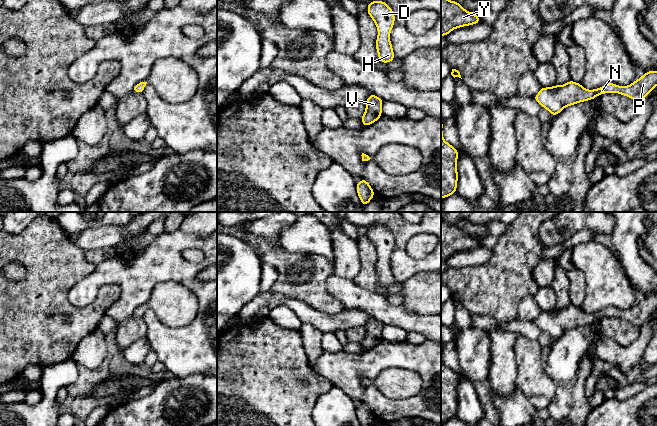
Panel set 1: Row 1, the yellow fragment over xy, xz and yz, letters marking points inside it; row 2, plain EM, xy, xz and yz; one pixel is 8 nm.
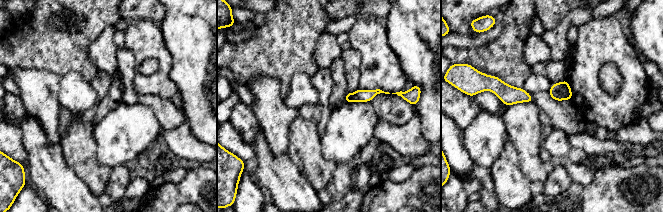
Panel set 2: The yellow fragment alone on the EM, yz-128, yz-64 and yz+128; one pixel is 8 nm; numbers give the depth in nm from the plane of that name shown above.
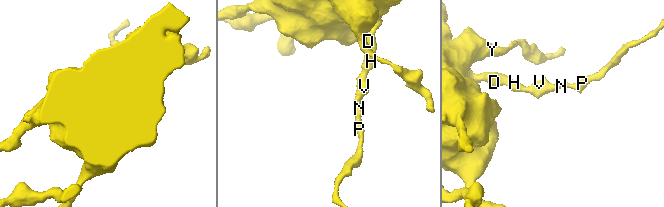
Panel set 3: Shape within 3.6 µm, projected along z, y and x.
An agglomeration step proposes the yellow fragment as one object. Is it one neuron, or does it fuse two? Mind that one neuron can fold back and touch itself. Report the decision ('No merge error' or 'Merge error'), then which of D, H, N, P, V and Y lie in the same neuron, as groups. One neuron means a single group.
No merge error. Groups: D H N P V Y

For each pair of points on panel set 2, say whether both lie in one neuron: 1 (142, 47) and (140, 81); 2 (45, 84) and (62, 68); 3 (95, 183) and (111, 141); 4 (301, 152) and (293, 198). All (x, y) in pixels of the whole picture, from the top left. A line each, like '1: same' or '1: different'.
1: same
2: different
3: different
4: different

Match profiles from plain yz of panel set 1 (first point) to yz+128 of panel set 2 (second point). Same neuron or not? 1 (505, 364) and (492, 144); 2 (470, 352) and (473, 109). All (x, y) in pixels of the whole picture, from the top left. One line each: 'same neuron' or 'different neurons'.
1: different neurons
2: different neurons

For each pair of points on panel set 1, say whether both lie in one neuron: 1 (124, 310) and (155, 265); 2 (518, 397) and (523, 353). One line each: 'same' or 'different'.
1: same
2: different

